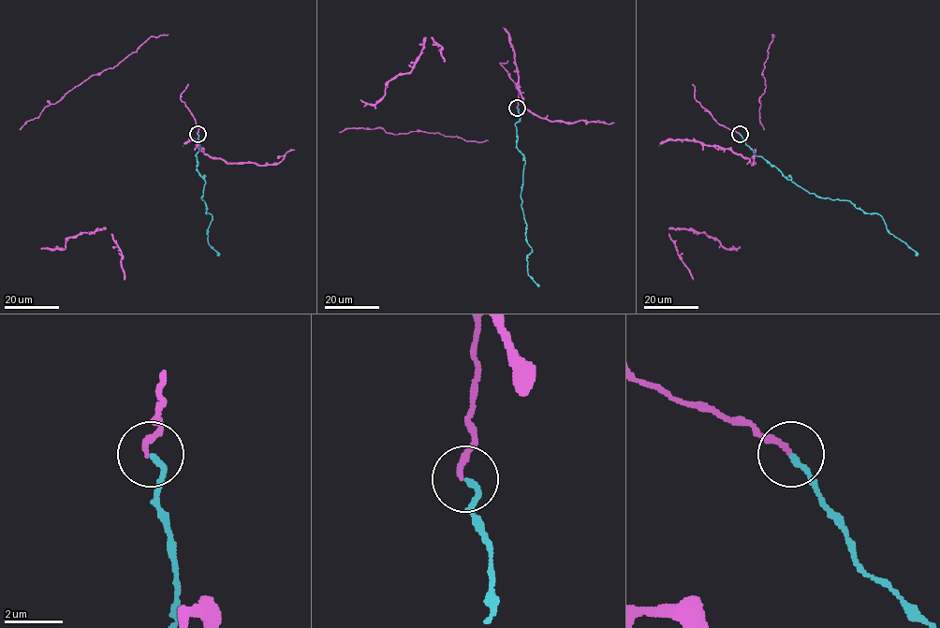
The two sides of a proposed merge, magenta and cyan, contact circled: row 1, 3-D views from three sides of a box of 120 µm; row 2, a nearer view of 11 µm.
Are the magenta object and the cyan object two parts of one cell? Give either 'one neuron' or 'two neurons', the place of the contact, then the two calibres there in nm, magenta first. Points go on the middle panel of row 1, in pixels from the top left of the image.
one neuron | (517, 108) | 190/200 nm

